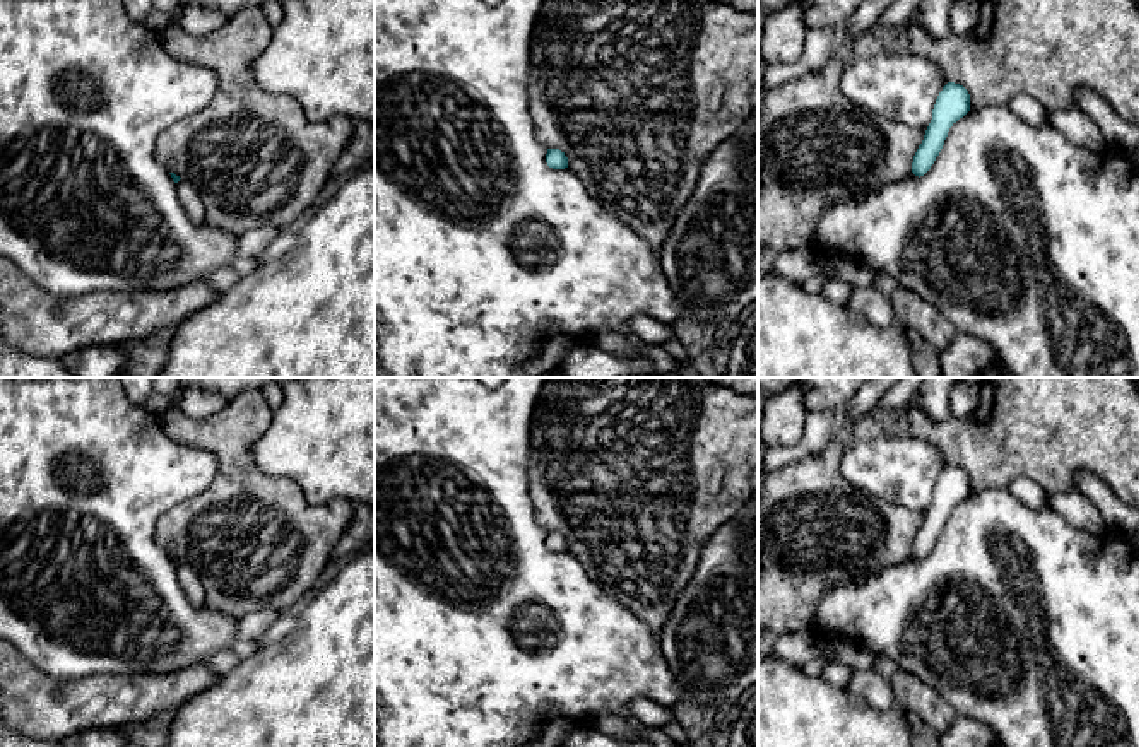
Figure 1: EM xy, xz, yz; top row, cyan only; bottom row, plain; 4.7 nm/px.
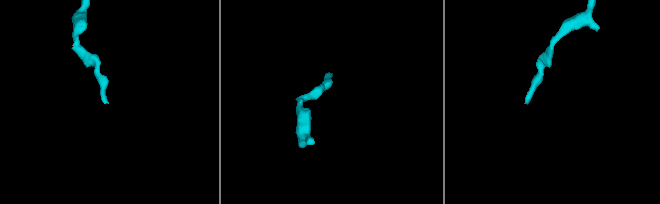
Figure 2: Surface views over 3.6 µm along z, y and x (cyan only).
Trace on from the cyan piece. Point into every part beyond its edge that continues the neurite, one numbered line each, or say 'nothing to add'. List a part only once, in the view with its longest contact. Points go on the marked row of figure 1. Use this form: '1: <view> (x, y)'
1: xy (187, 194)

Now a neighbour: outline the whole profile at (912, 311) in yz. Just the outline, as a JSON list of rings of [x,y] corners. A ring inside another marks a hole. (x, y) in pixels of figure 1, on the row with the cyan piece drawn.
[[[896,285],[890,296],[895,321],[915,330],[931,347],[946,349],[958,330],[919,294]]]

